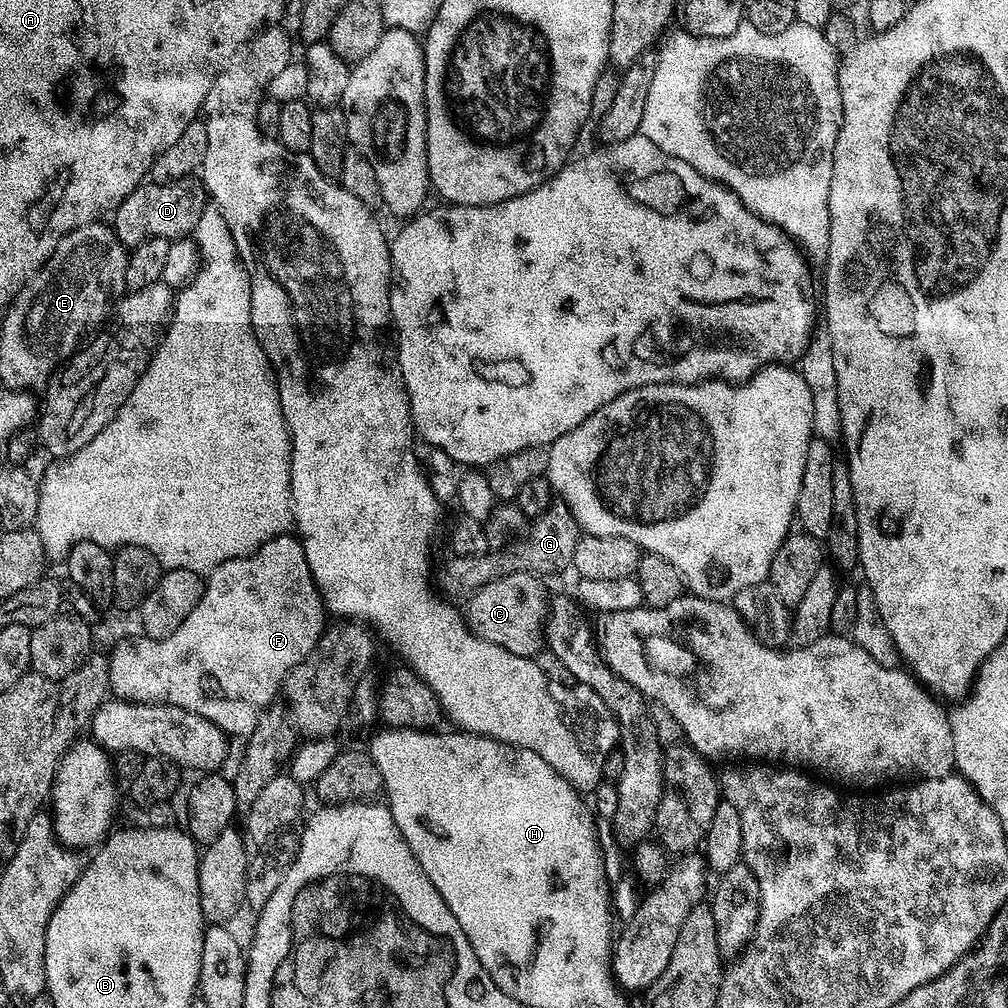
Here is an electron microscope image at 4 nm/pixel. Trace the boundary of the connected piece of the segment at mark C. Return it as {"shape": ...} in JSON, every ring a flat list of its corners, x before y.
{"shape":[[515,572,492,580,489,584,477,590,467,601,466,619,469,628,486,642,494,642,494,646,502,646,506,650,510,650,510,654,535,658,546,644,550,592,544,589,544,584,545,581,541,577,533,576,530,572]]}

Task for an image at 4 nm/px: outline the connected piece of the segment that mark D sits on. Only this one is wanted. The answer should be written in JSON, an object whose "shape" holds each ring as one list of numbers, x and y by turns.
{"shape":[[187,176,178,182,153,184,145,182,135,188,122,203,114,209,116,237,125,245,132,246,149,237,157,236,167,240,183,240,191,237,206,214,206,193,199,179]]}

